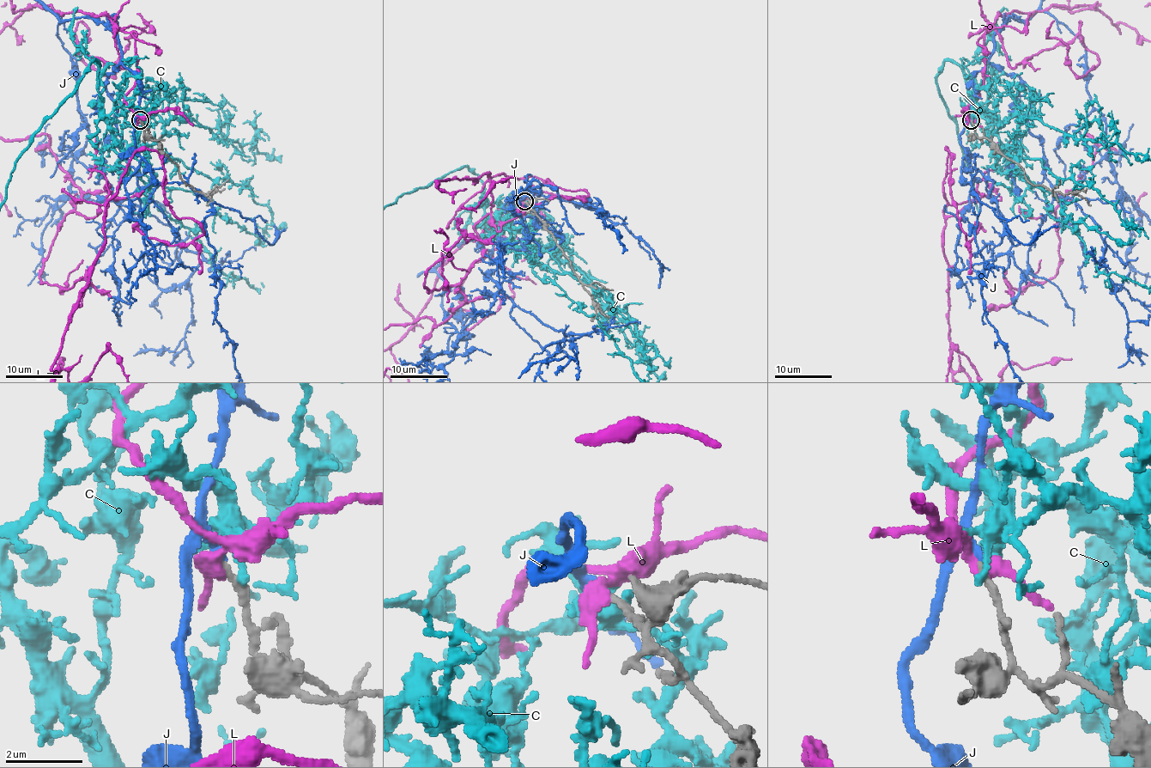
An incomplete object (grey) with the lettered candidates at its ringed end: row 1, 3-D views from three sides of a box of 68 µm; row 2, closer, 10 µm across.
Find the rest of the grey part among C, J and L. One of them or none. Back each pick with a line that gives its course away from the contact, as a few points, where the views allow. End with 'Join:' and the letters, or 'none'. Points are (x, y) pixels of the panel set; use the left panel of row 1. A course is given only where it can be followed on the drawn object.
Join: J

